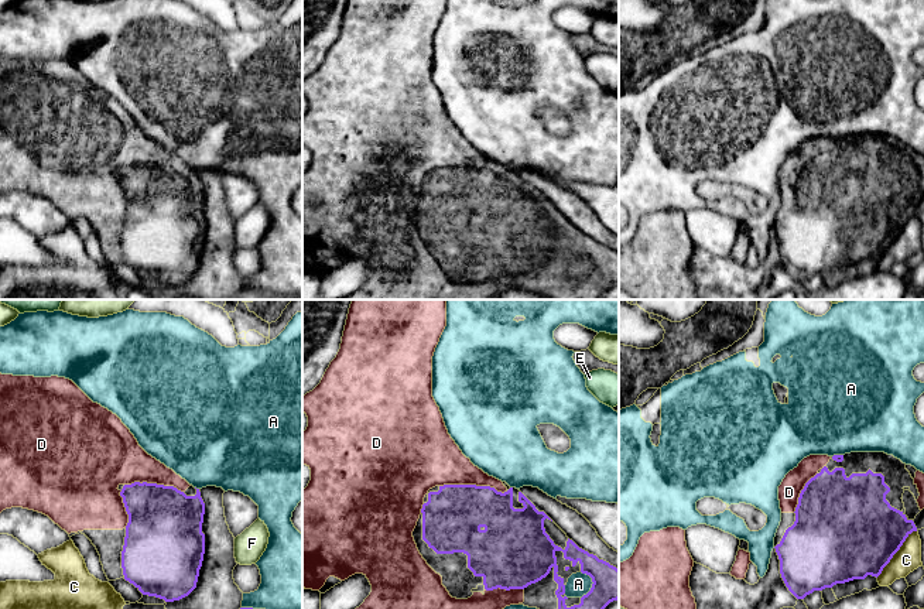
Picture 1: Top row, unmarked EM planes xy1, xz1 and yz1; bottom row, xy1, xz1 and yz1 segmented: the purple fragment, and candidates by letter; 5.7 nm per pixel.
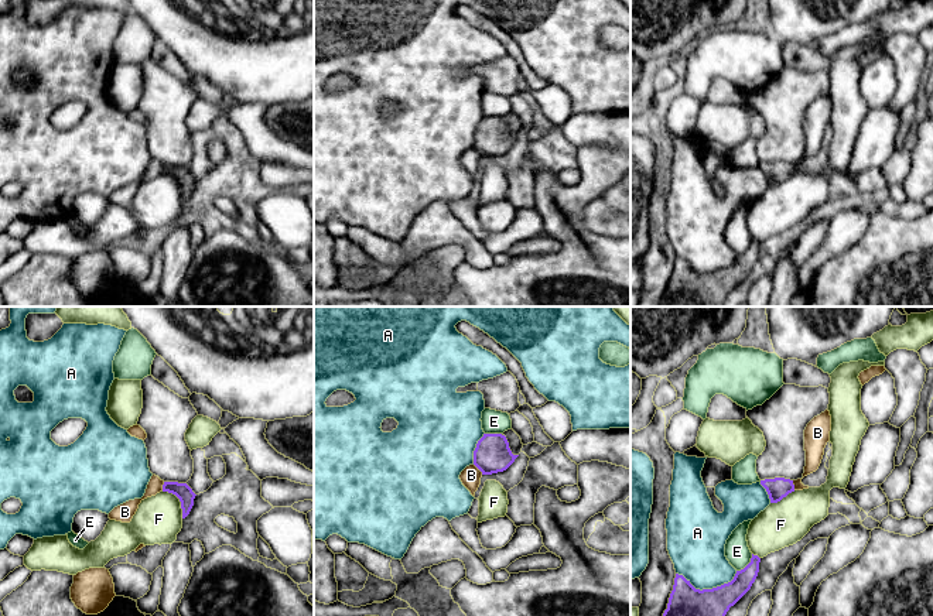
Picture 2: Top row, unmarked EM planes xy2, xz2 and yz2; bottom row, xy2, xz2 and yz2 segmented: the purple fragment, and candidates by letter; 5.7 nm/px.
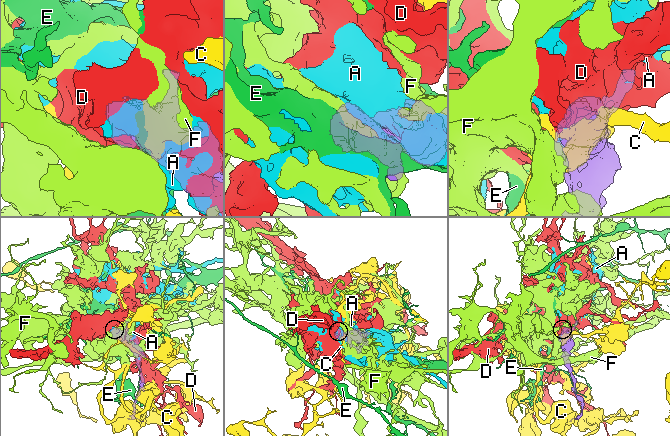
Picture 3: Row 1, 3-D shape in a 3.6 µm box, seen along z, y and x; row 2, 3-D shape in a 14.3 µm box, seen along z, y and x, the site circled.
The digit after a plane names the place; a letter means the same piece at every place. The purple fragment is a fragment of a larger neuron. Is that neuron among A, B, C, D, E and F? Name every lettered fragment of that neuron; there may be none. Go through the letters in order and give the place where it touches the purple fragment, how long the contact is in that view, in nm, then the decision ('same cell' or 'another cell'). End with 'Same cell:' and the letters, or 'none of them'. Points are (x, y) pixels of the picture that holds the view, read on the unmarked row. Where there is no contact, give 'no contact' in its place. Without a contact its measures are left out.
A: yz2 (707, 273) | 360 nm | another cell
B: xz2 (478, 151) | 80 nm | another cell
C: yz1 (896, 235) | 360 nm | another cell
D: xz1 (474, 168) | 400 nm | same cell
E: yz2 (748, 247) | 140 nm | another cell
F: xy2 (180, 184) | 200 nm | another cell
Same cell: D

